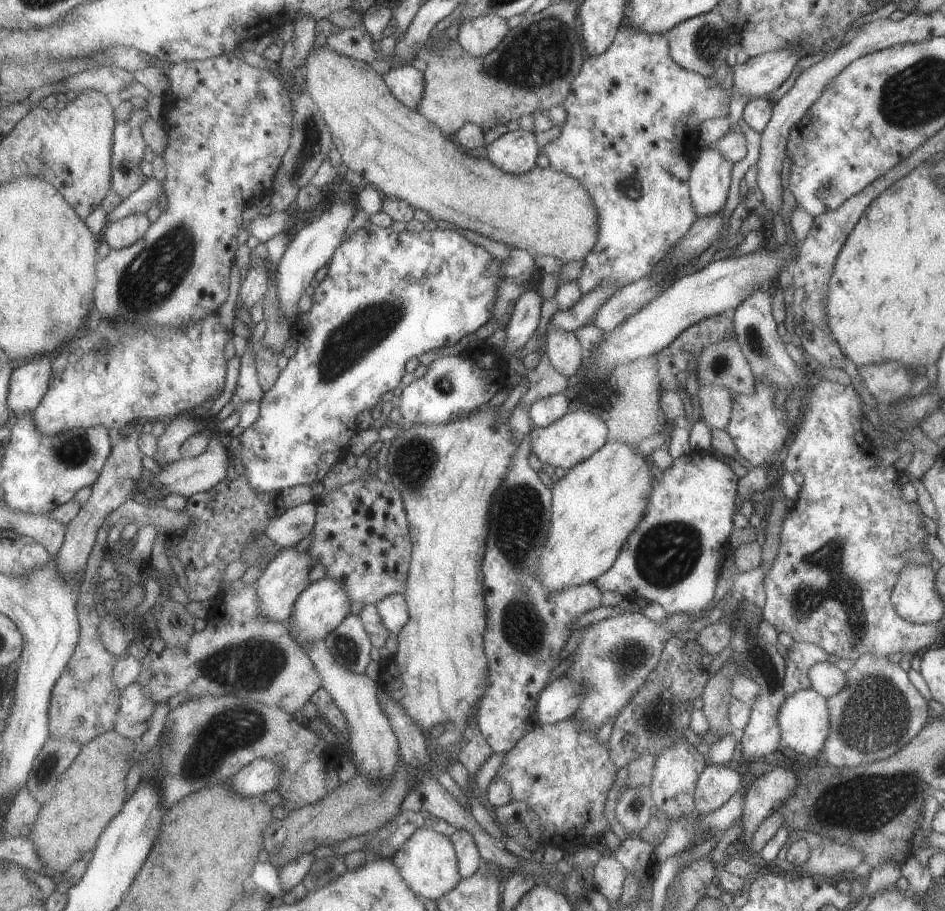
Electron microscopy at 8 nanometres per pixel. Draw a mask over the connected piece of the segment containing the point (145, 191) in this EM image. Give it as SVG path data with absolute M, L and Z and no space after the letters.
M149 177L148 181L131 197L123 199L123 202L109 215L106 224L128 217L132 214L149 212L153 206L161 206L166 196L164 182L157 178Z

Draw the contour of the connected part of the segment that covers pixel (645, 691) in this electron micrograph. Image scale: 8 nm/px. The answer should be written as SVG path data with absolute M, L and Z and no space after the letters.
M671 637L664 642L655 668L645 684L633 694L627 706L616 714L610 737L609 756L617 768L626 766L642 754L657 757L675 742L685 740L683 732L689 728L693 699L700 696L708 678L707 666L713 656L695 639Z

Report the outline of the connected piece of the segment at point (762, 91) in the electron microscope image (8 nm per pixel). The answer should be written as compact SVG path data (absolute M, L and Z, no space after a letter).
M788 47L747 58L733 67L730 94L743 98L767 96L781 86L799 58L798 53L790 51Z

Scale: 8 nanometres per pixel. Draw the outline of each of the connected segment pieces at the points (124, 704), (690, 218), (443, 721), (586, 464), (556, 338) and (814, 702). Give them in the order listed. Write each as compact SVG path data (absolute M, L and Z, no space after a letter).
M141 683L130 684L123 692L116 731L127 738L139 740L151 724L158 702Z
M624 16L609 48L603 54L585 56L585 60L580 66L580 71L571 81L570 91L564 100L563 106L567 115L565 122L561 126L559 136L548 142L543 148L540 148L541 152L548 158L549 168L575 177L582 184L596 210L598 228L596 240L593 248L585 255L583 260L585 266L581 270L580 277L576 278L582 295L594 289L601 281L610 282L612 285L617 285L618 288L621 288L621 286L632 283L638 278L649 274L653 267L685 236L685 233L691 228L695 220L696 214L692 209L688 189L690 165L687 156L685 156L685 148L687 148L689 140L693 140L695 136L698 136L699 124L703 120L727 117L729 97L715 79L711 81L709 77L702 77L697 73L682 69L673 62L668 52L668 42L663 35L633 31L632 27L628 26Z
M487 404L485 408L477 408L471 413L457 415L447 422L417 423L406 430L401 430L390 440L386 455L385 470L389 474L390 485L398 490L403 508L406 512L409 530L408 535L412 544L410 554L410 565L408 568L404 599L408 608L409 618L396 634L396 652L386 656L385 662L381 663L378 672L378 688L392 697L394 703L420 728L423 736L429 742L435 735L446 728L452 727L452 722L465 722L473 710L477 710L479 701L484 695L485 687L489 682L488 658L483 654L483 633L486 627L486 608L484 603L483 575L481 561L485 550L485 543L489 528L489 507L497 487L501 484L503 477L508 473L512 465L513 455L517 452L519 442L515 440L509 430L509 416L501 416L499 406L493 407Z
M606 441L600 449L572 466L564 477L549 488L552 492L550 529L536 565L537 578L547 592L563 591L568 586L594 581L609 570L627 537L644 517L654 483L649 471L651 462L649 455L642 456L630 444Z
M548 323L544 340L546 342L545 354L550 363L572 381L577 376L585 354L574 331L551 329Z
M812 688L795 691L786 696L777 713L780 740L783 749L807 756L812 762L819 762L821 749L828 737L830 727L826 698Z

